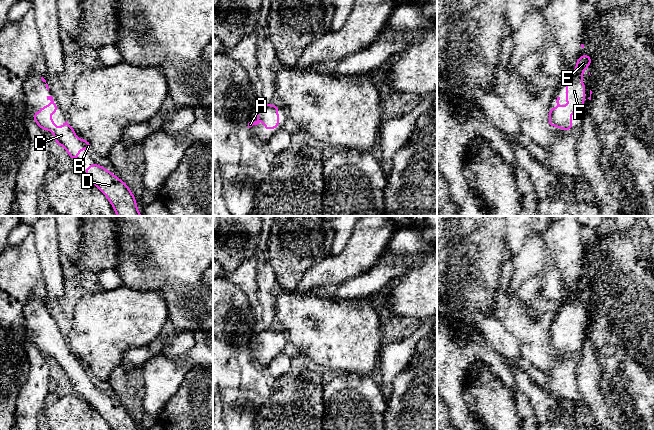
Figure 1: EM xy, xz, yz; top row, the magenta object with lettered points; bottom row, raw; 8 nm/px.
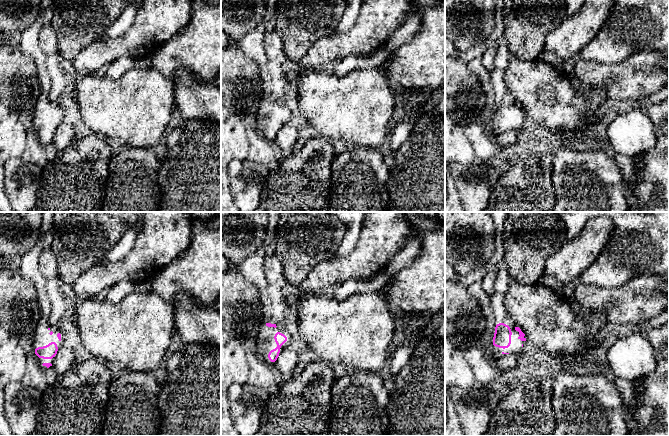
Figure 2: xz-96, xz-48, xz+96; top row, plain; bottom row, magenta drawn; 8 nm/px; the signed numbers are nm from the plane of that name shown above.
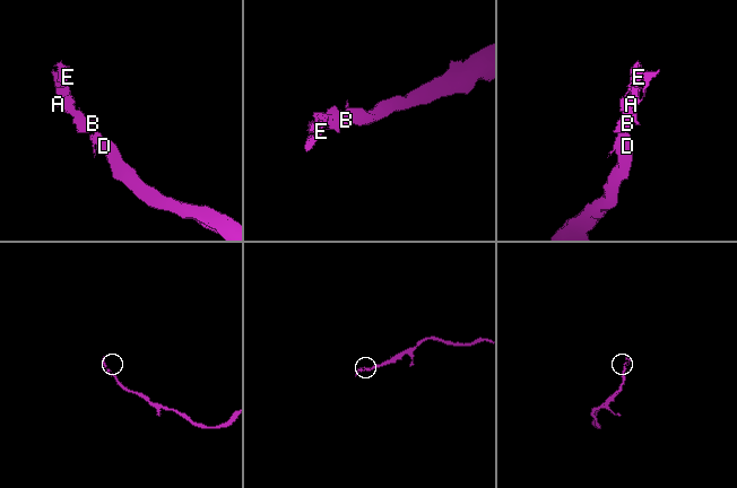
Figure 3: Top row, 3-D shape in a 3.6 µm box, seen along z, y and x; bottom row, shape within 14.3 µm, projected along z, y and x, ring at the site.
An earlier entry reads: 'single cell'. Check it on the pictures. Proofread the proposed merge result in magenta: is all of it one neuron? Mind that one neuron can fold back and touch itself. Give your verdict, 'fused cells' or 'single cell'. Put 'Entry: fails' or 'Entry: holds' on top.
Entry: holds
single cell

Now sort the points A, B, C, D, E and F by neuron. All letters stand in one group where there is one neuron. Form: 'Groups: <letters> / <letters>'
Groups: A B C D E F

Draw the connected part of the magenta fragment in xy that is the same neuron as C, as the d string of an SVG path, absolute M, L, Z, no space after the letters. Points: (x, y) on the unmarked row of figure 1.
M47 320L47 324L51 325L50 330L42 330L40 336L33 337L33 344L42 354L50 354L55 360L55 365L58 370L64 370L67 373L67 377L73 385L78 383L78 377L84 372L87 374L92 373L92 369L87 364L82 364L75 360L75 353L71 351L70 348L62 348L61 352L55 351L55 345L53 343L48 343L47 340L50 338L55 338L58 335L57 326L53 325L52 320Z

